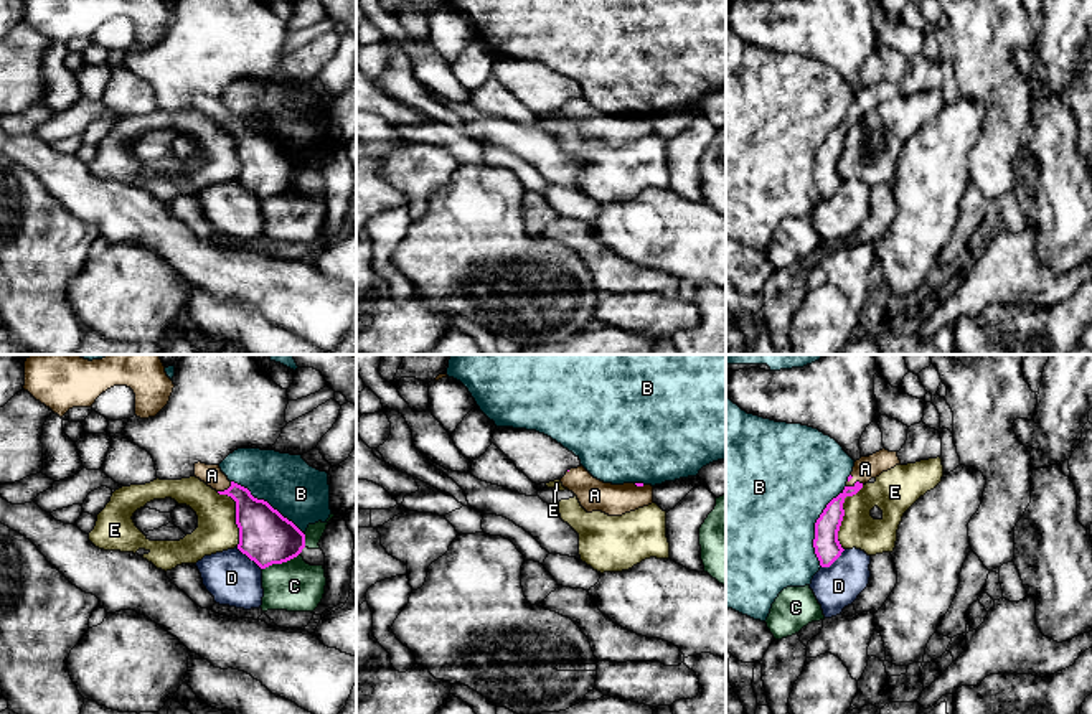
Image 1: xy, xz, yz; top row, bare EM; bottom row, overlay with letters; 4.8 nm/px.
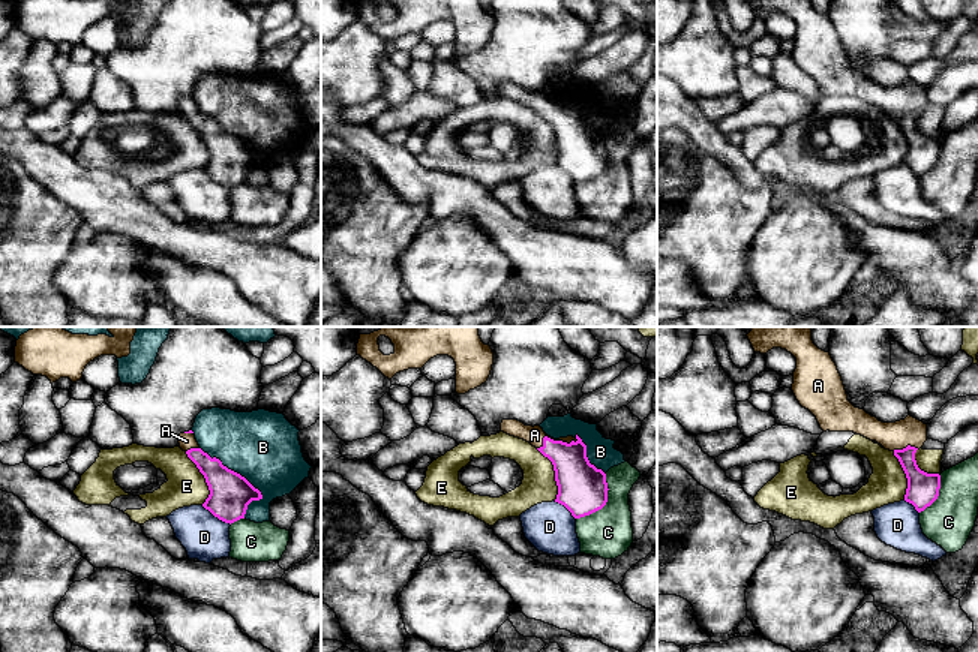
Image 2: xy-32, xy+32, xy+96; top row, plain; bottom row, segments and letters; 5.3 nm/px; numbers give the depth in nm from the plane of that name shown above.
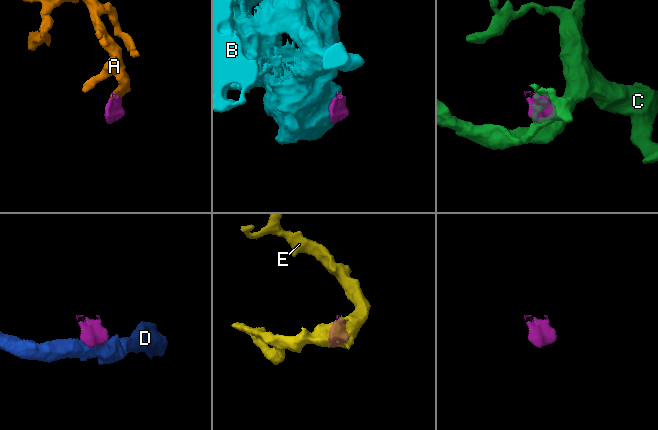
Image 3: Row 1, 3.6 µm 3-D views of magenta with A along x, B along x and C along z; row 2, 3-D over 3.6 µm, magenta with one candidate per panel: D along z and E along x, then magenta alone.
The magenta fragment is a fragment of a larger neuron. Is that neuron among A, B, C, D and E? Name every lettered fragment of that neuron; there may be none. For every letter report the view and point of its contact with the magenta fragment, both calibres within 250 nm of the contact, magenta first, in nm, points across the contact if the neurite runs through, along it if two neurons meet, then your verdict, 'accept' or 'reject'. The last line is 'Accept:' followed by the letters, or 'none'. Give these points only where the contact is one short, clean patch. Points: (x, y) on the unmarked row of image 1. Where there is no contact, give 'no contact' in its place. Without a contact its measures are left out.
A: yz (855, 114) | 120/120 nm | across yz (827, 157), (835, 136), (855, 114), (865, 99) | accept
B: yz (815, 157) | 130/500 nm | reject
C: xy (281, 193) | 260/260 nm | along xy (299, 183), (263, 200) | reject
D: xy (249, 188) | 260/260 nm | along xy (236, 178), (261, 200) | reject
E: yz (843, 145) | 130/180 nm | reject
Accept: A

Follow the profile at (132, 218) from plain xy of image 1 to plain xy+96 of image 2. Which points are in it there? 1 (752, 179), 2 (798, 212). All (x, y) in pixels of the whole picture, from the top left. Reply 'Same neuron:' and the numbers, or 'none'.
Same neuron: 1

